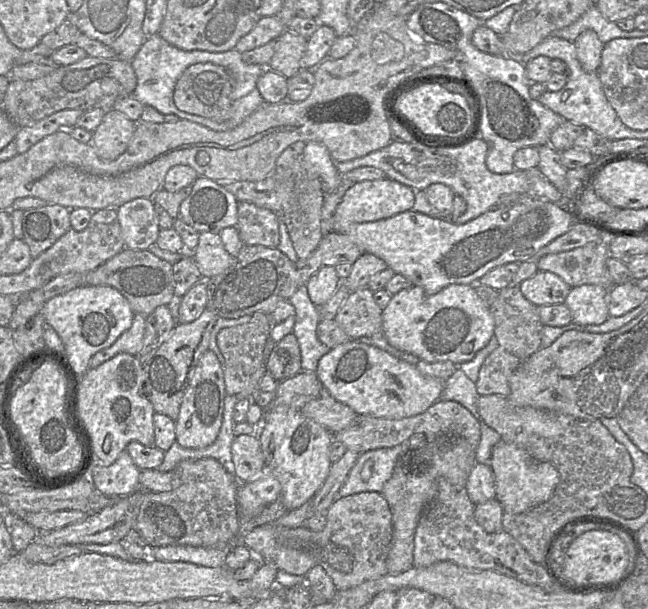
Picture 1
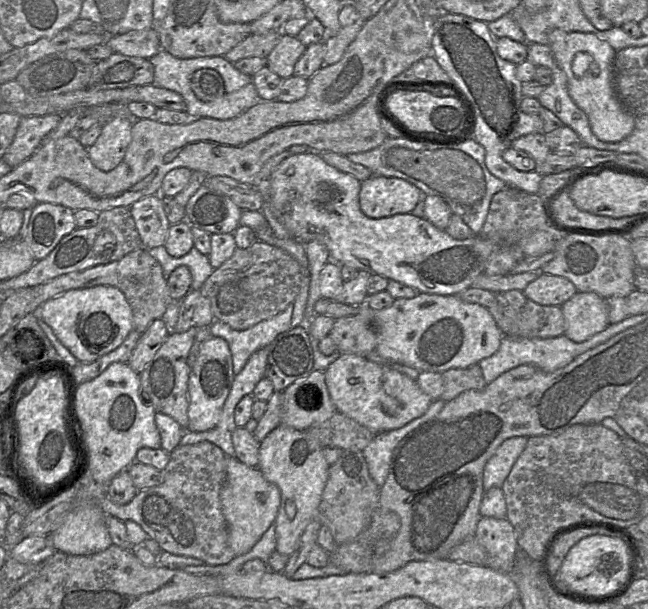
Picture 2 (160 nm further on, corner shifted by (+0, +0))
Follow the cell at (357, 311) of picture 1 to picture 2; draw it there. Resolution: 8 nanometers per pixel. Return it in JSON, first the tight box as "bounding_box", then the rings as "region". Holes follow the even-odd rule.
{"bounding_box":[328,304,377,357],"region":[[[360,304],[359,306],[359,312],[357,314],[335,319],[333,328],[328,335],[337,346],[338,352],[366,357],[369,352],[376,349],[377,336],[370,320],[371,308],[366,304]]]}

